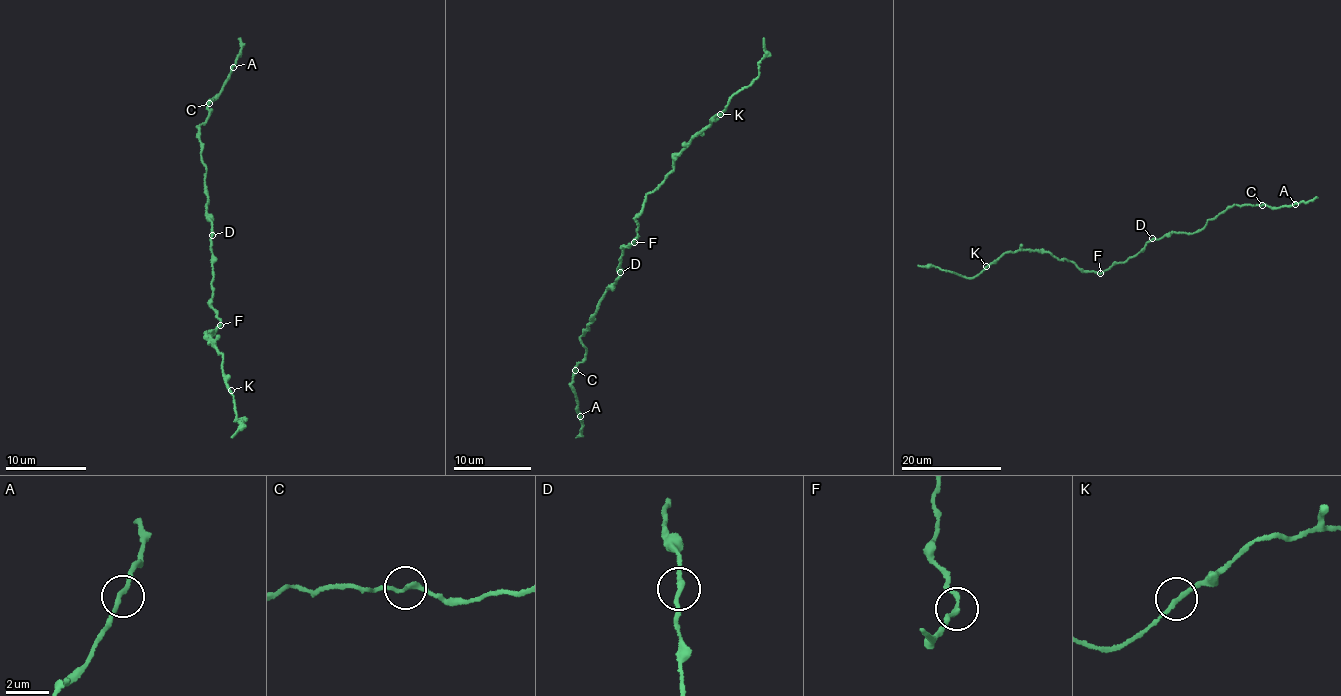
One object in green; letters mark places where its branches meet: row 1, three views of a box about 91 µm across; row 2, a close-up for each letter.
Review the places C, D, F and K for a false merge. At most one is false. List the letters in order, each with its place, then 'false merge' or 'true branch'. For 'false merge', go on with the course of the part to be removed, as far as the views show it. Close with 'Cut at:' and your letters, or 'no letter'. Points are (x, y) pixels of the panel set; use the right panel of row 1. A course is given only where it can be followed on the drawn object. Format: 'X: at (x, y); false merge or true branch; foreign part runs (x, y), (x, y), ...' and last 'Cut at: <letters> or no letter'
C: at (1262, 205); true branch
D: at (1152, 238); true branch
F: at (1100, 273); true branch
K: at (986, 266); true branch
Cut at: no letter

